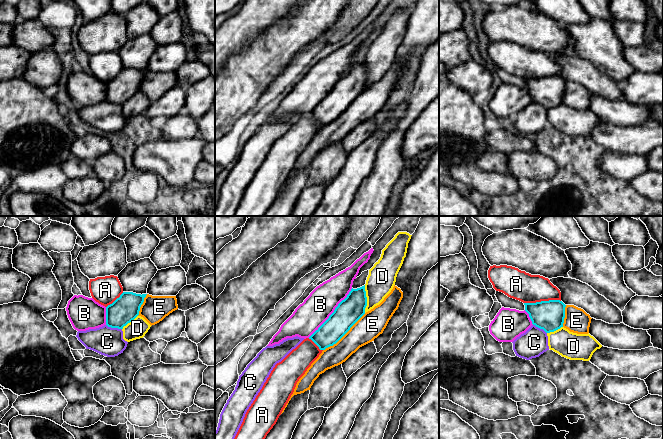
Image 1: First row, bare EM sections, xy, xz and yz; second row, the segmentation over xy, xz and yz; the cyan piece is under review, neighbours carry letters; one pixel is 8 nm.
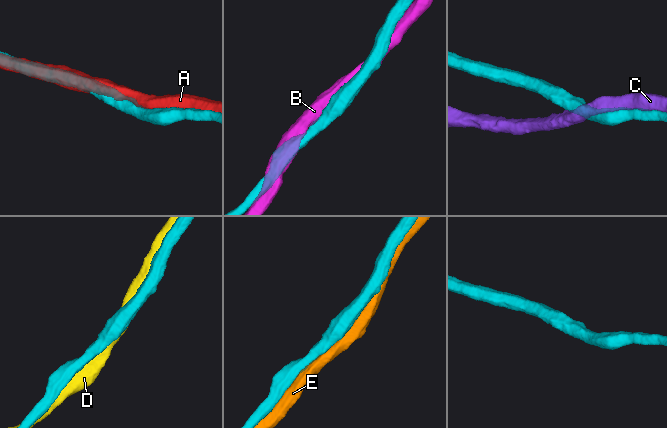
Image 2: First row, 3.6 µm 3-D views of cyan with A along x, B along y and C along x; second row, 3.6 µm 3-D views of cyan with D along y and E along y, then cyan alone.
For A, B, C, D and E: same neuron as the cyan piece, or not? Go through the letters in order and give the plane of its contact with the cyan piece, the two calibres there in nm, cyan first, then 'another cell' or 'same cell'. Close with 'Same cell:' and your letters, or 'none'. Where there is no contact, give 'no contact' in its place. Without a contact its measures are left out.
A: yz | 240/240 nm | another cell
B: xz | 200/240 nm | another cell
C: xy | 220/240 nm | another cell
D: xz | 200/220 nm | another cell
E: xz | 200/200 nm | another cell
Same cell: none

